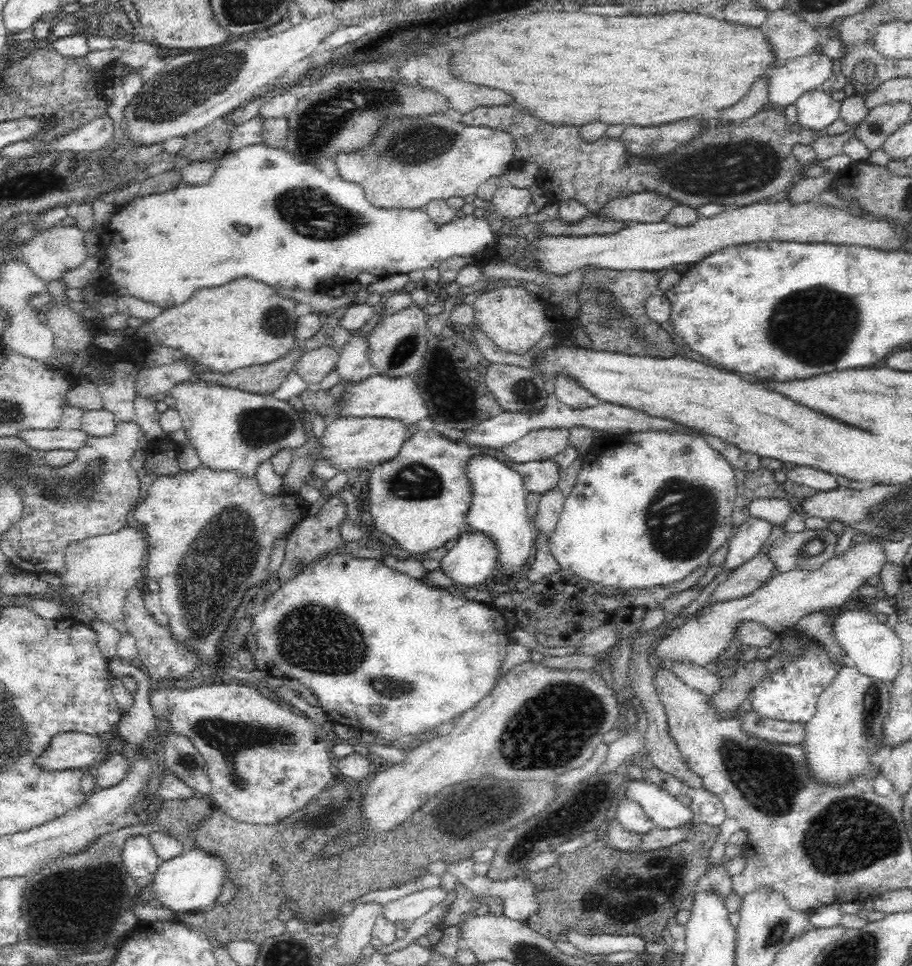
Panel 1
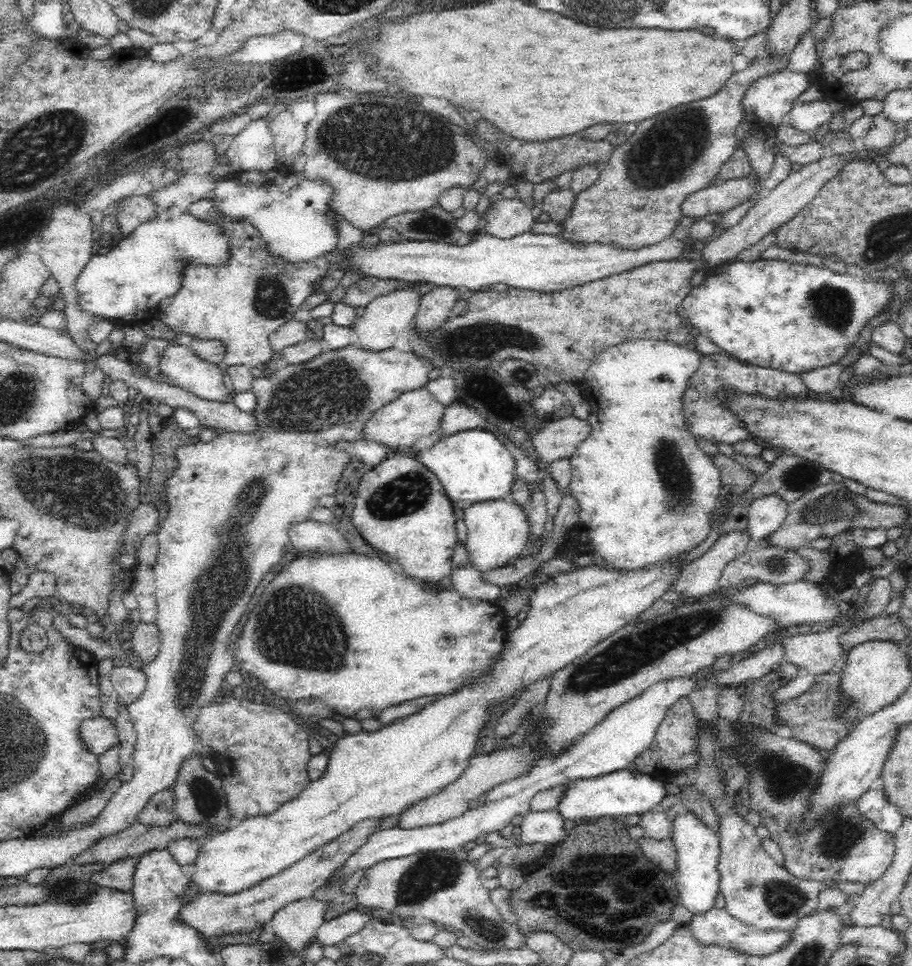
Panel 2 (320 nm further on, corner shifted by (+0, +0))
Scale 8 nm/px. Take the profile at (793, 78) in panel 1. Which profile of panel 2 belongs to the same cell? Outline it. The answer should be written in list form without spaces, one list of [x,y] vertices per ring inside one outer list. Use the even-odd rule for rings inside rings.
[[[789,66],[760,77],[743,98],[743,111],[752,111],[770,128],[786,121],[788,112],[798,101],[798,96],[810,86],[810,74],[794,72]]]

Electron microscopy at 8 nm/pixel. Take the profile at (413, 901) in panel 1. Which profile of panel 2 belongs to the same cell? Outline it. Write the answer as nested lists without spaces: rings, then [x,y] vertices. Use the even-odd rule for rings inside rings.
[[[351,910],[342,913],[340,916],[329,921],[324,921],[320,929],[316,932],[315,940],[322,946],[334,946],[338,942],[343,942],[351,935],[365,930],[370,922],[374,922],[376,916],[370,912],[360,912],[360,910]]]

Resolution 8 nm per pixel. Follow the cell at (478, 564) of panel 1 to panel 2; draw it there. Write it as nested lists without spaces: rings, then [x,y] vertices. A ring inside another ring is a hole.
[[[509,499],[488,500],[488,503],[472,504],[463,516],[467,526],[468,562],[478,572],[488,572],[508,565],[518,558],[529,536],[529,526],[522,507]]]

